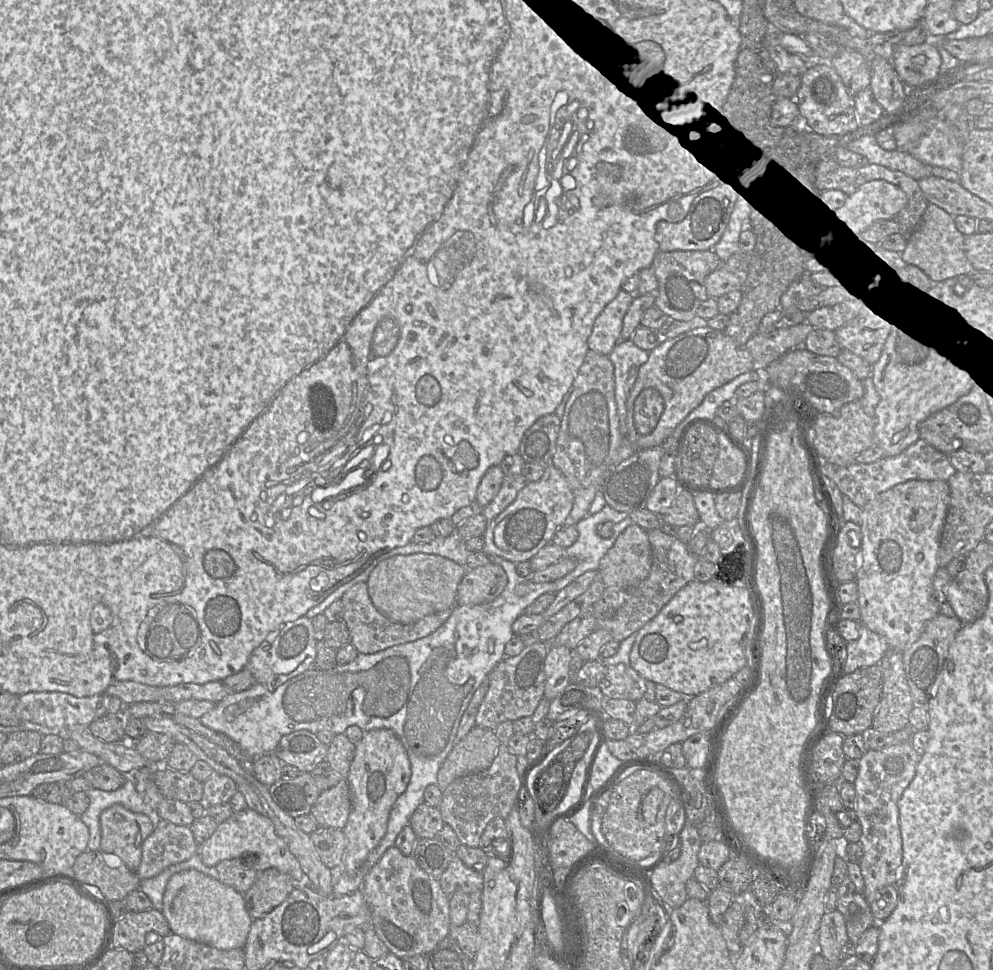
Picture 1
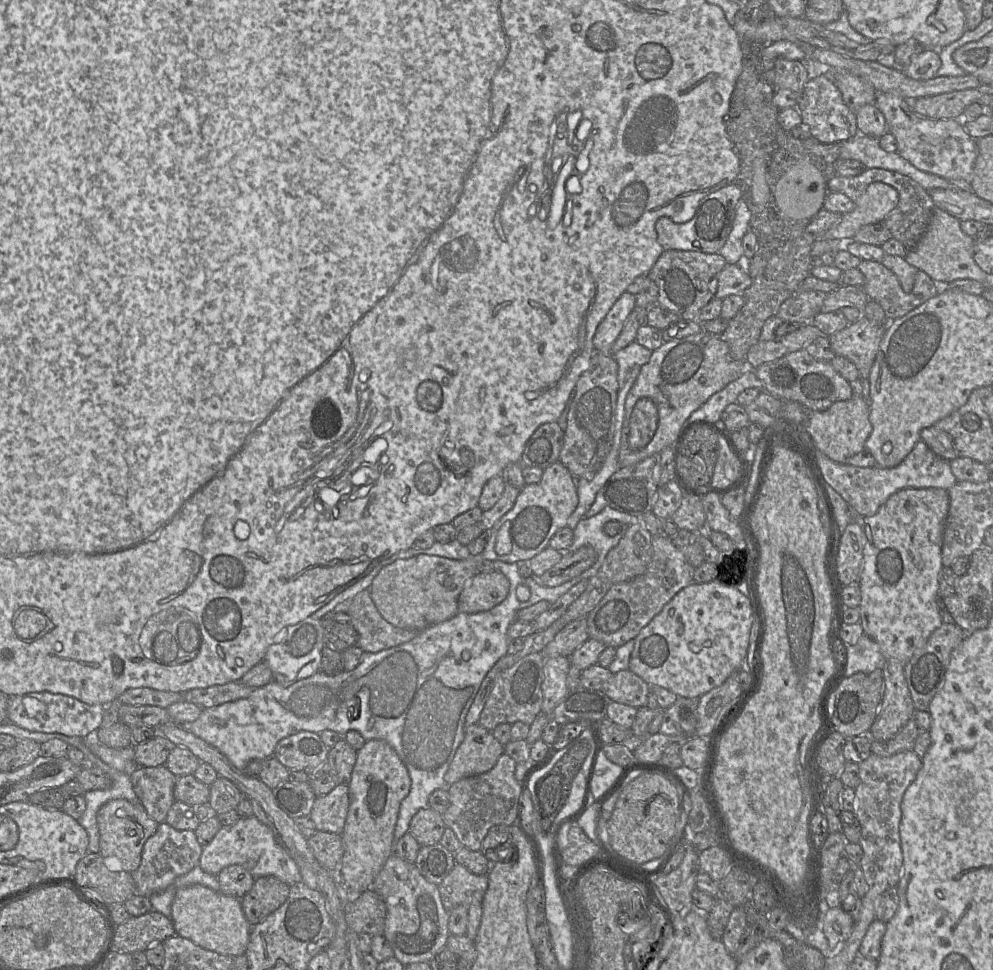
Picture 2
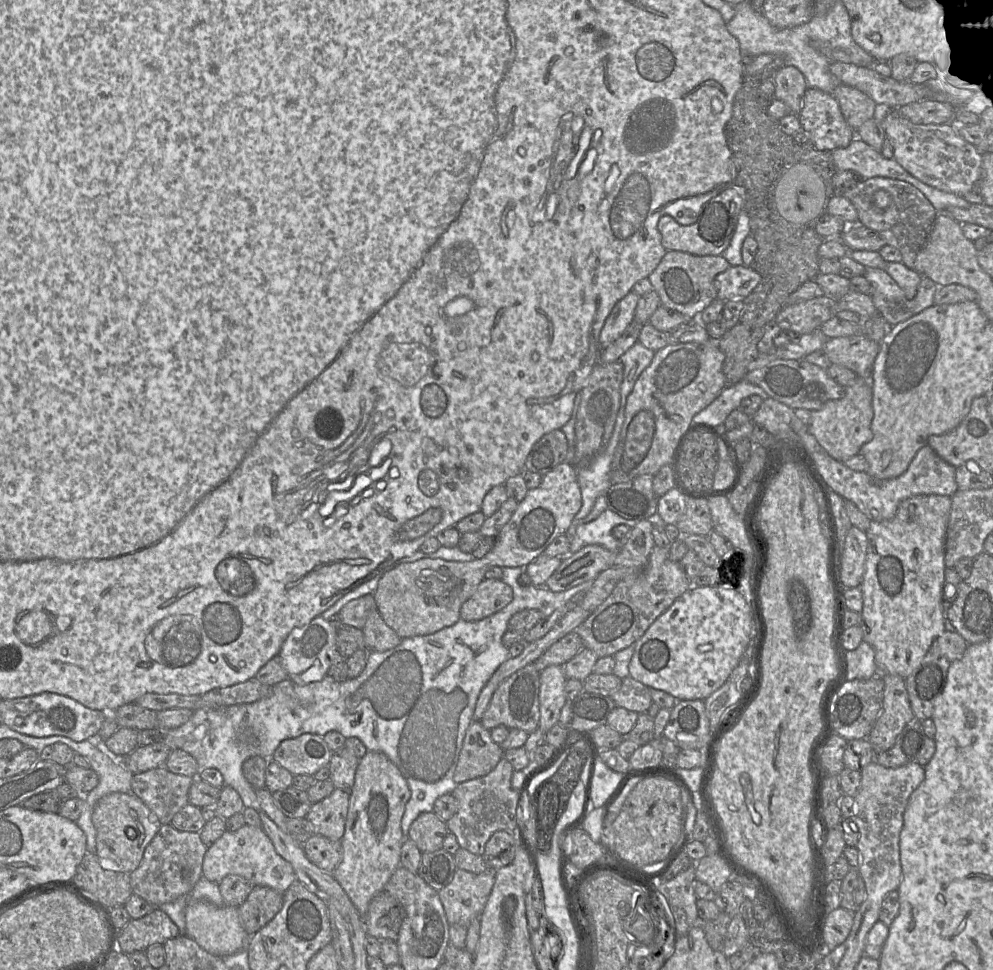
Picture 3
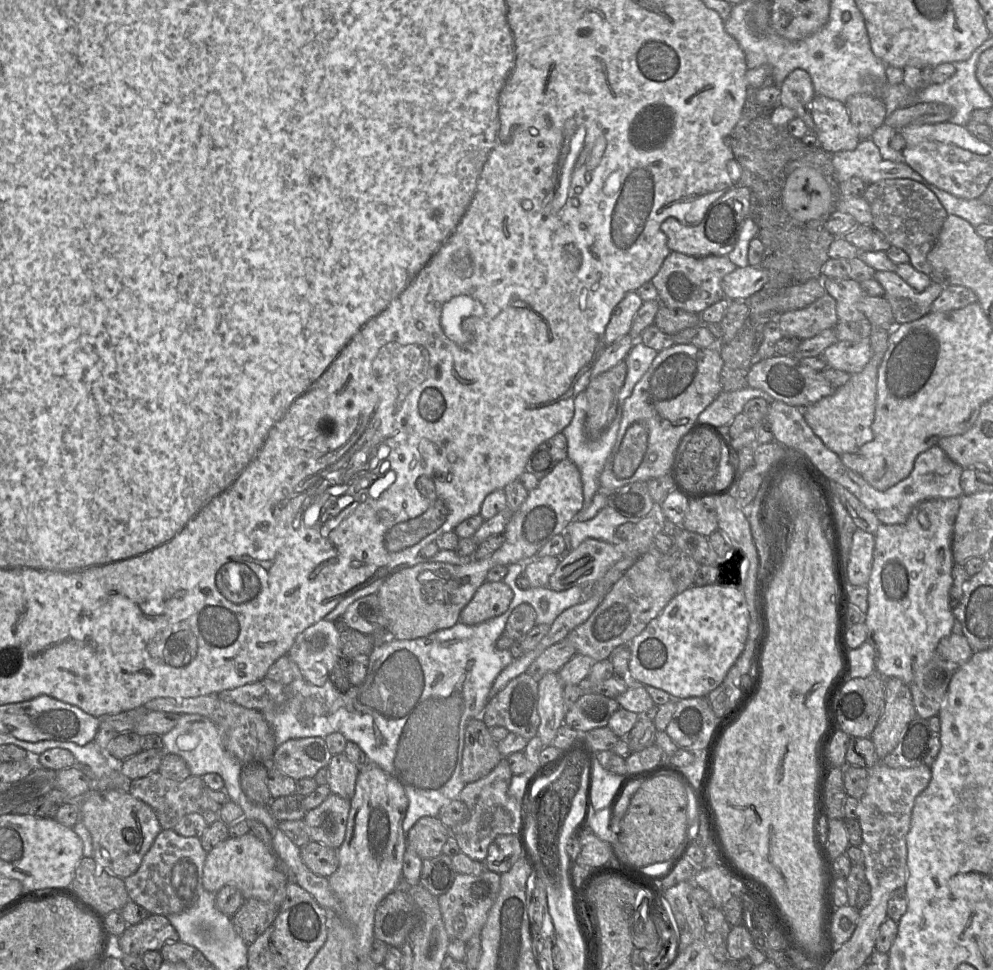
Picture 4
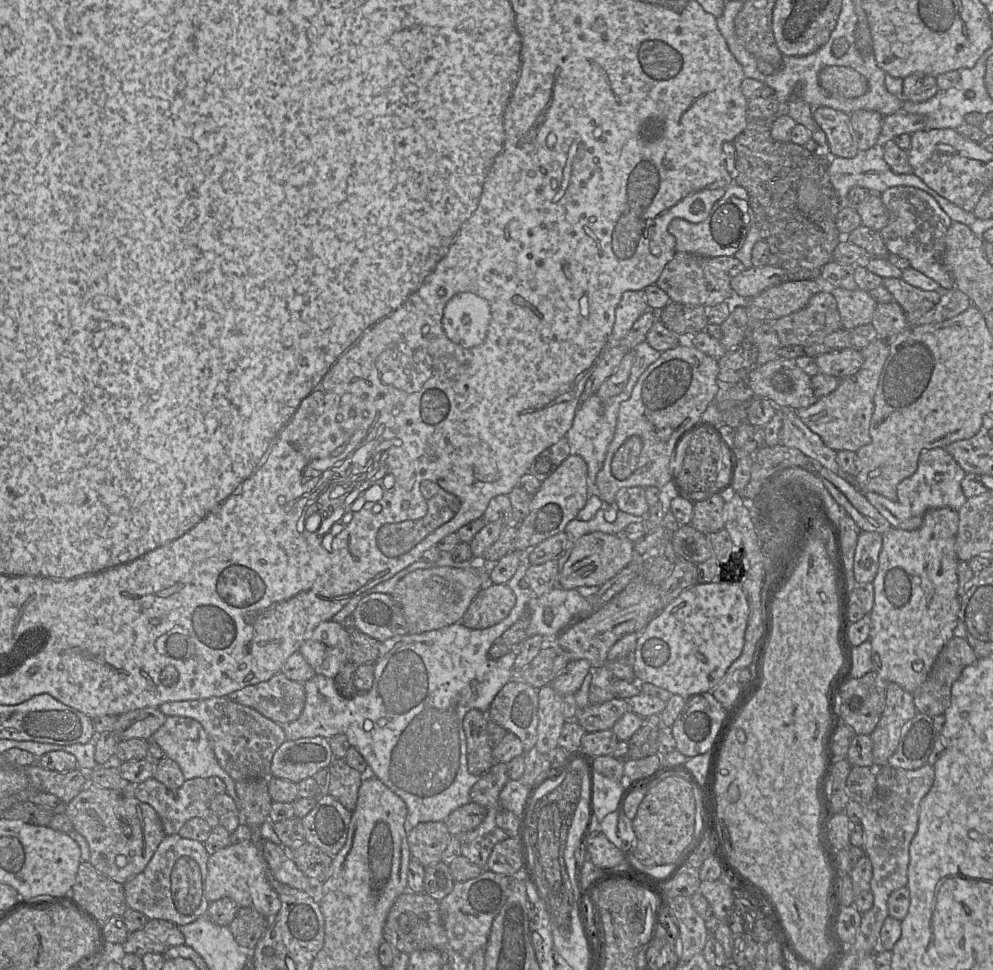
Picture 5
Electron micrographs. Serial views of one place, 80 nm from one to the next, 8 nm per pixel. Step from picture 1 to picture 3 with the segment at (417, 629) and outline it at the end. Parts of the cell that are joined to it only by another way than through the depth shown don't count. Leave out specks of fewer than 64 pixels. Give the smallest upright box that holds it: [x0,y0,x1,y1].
[361,609,402,651]

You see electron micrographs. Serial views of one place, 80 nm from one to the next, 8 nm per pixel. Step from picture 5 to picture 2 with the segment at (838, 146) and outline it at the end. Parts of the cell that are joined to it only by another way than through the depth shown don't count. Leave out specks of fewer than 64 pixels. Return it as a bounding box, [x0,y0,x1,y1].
[797,75,857,144]

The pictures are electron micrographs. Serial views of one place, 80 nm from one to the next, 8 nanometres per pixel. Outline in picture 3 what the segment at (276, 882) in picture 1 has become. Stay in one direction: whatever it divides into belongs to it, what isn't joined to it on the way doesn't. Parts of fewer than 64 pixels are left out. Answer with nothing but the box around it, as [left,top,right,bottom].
[238,886,284,936]

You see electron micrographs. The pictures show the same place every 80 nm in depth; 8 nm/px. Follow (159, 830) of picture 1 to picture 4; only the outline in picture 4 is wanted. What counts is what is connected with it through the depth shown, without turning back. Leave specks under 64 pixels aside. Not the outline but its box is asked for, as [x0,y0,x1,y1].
[124,829,207,915]

